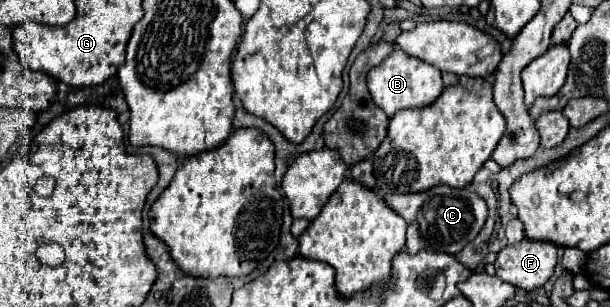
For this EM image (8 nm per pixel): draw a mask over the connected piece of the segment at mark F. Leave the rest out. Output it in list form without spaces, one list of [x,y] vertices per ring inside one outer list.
[[[521,239],[519,243],[507,245],[505,249],[501,249],[497,253],[495,271],[497,271],[499,279],[503,279],[503,281],[507,281],[507,283],[511,283],[511,285],[515,285],[519,289],[531,291],[531,289],[543,287],[543,283],[553,275],[555,263],[557,263],[557,245],[555,243]]]

